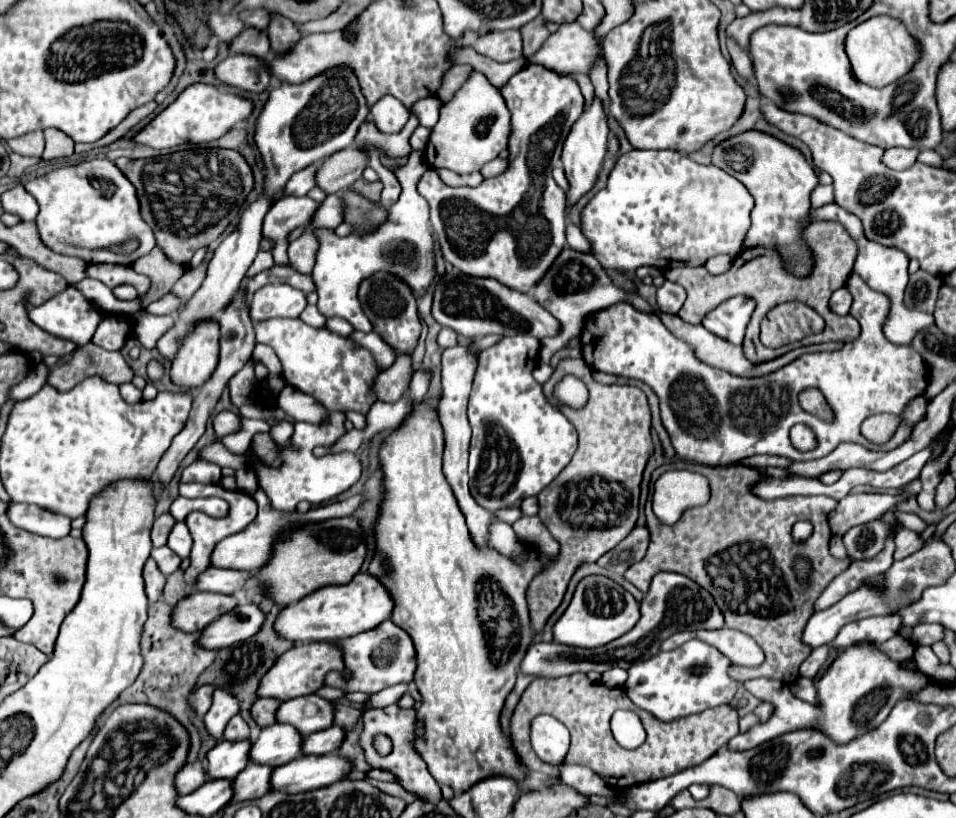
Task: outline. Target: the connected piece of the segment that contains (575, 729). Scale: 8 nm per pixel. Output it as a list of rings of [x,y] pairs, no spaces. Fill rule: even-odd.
[[[570,674],[554,680],[546,678],[536,678],[526,692],[522,694],[522,700],[518,702],[514,716],[512,716],[512,726],[510,726],[510,736],[514,742],[514,748],[528,768],[530,782],[524,782],[531,790],[536,790],[551,783],[543,782],[548,779],[558,779],[560,776],[560,766],[556,764],[546,764],[538,760],[536,752],[530,746],[530,722],[538,714],[550,714],[558,718],[560,722],[566,724],[572,736],[570,750],[564,758],[564,764],[582,764],[590,770],[594,770],[610,788],[620,788],[628,786],[628,782],[648,782],[656,778],[664,778],[668,774],[682,772],[686,768],[702,764],[702,760],[708,760],[714,752],[718,752],[720,746],[724,746],[732,736],[738,734],[738,712],[730,710],[728,704],[686,716],[674,722],[662,722],[648,714],[646,710],[636,708],[626,692],[622,688],[606,688],[600,682],[590,682],[586,674]],[[614,710],[632,710],[640,716],[644,728],[646,728],[646,742],[636,748],[636,750],[626,750],[622,748],[610,730],[610,718]]]

